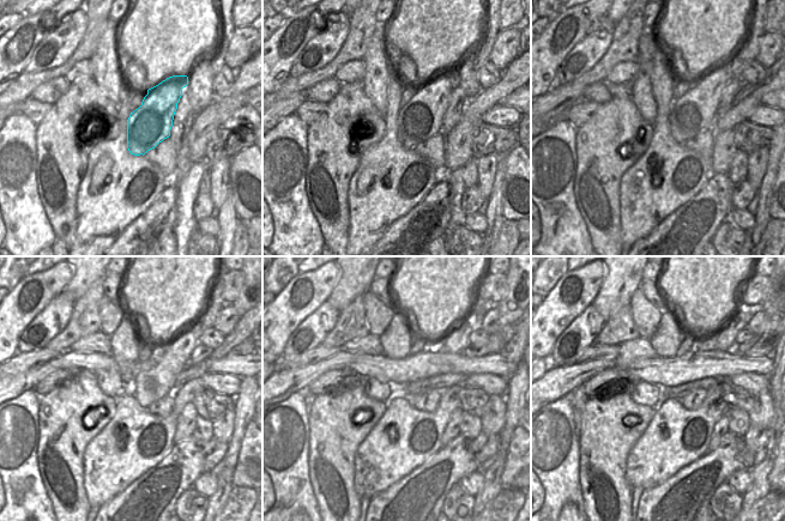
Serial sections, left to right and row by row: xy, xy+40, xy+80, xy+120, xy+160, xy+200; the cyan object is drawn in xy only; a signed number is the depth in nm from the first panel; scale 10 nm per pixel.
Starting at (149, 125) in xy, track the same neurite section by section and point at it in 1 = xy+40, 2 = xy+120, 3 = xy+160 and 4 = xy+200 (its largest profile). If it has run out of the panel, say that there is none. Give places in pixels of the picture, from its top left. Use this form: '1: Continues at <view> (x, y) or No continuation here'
1: Continues at xy+40 (422, 116)
2: Continues at xy+120 (157, 382)
3: Continues at xy+160 (457, 340)
4: Continues at xy+200 (738, 320).

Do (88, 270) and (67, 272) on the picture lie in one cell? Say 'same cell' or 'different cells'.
different cells

